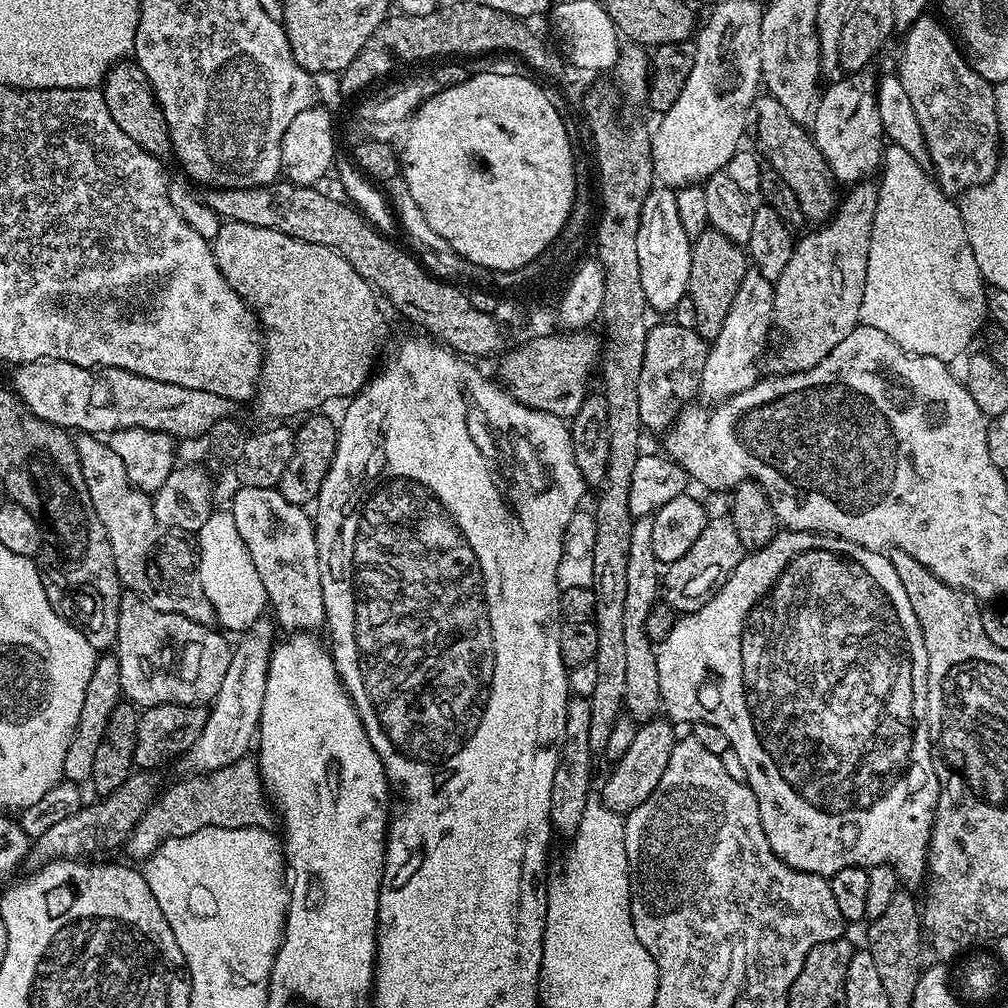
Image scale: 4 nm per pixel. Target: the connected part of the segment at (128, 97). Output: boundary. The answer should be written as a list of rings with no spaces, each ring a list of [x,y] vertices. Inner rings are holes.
[[[125,58],[108,71],[102,85],[106,110],[110,110],[110,118],[118,122],[118,126],[134,142],[150,154],[161,158],[171,157],[172,139],[166,126],[166,118],[162,114],[162,106],[156,101],[154,90],[150,86],[150,78],[131,59]]]

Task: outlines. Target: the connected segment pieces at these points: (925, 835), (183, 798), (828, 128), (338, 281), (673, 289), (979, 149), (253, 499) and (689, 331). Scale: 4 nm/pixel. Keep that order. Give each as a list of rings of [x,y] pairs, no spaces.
[[[791,530],[777,531],[774,539],[766,546],[749,551],[744,560],[739,562],[736,569],[725,577],[723,584],[709,600],[688,615],[681,615],[677,619],[674,630],[666,634],[666,638],[655,645],[656,661],[658,662],[658,690],[660,691],[660,703],[667,719],[677,725],[687,725],[689,722],[701,720],[710,722],[710,726],[718,726],[722,734],[726,734],[728,746],[738,754],[743,769],[746,770],[746,783],[752,789],[754,798],[758,798],[758,814],[762,818],[762,830],[766,830],[766,838],[770,842],[770,850],[778,854],[791,868],[797,872],[809,872],[825,878],[831,878],[835,872],[843,868],[873,868],[876,864],[889,864],[901,881],[908,884],[925,883],[928,871],[928,843],[932,837],[932,823],[936,817],[936,803],[940,793],[938,774],[934,774],[934,762],[932,761],[932,747],[928,737],[928,723],[926,722],[926,694],[928,693],[928,663],[926,662],[926,646],[922,642],[922,630],[918,626],[918,618],[914,618],[914,606],[910,606],[910,598],[906,598],[906,589],[902,587],[902,581],[898,578],[898,570],[894,570],[891,559],[884,552],[875,552],[844,540],[840,536],[830,536],[818,532],[793,532]]]
[[[245,758],[230,766],[222,766],[222,770],[190,774],[186,778],[170,785],[165,792],[163,789],[146,814],[142,814],[138,826],[134,826],[126,851],[136,862],[147,860],[158,846],[162,846],[162,842],[170,838],[182,838],[207,828],[268,828],[274,820],[255,759]]]
[[[832,84],[823,89],[814,112],[816,129],[810,135],[828,164],[828,170],[841,185],[852,186],[871,177],[881,167],[882,153],[886,147],[884,123],[878,114],[875,95],[863,92],[852,84]]]
[[[224,220],[221,223],[216,239],[211,241],[212,253],[218,262],[218,266],[222,270],[222,274],[228,279],[231,288],[236,289],[240,296],[246,297],[249,305],[258,313],[258,319],[263,328],[262,339],[264,341],[264,363],[260,369],[260,383],[256,386],[256,395],[254,397],[254,405],[264,416],[269,416],[269,421],[284,422],[287,416],[299,417],[301,414],[312,414],[323,406],[327,400],[336,400],[339,396],[343,398],[351,398],[357,392],[361,392],[365,384],[368,383],[374,372],[376,360],[376,347],[380,344],[380,327],[383,326],[384,320],[380,317],[380,308],[376,305],[378,301],[377,293],[371,284],[362,278],[362,274],[358,274],[358,270],[354,270],[354,266],[350,266],[350,262],[346,262],[346,258],[342,258],[342,254],[338,254],[332,248],[326,246],[318,246],[310,242],[302,242],[298,238],[290,238],[290,234],[282,234],[278,230],[266,230],[262,226],[254,226],[246,222],[234,222],[233,220]]]
[[[663,186],[653,187],[652,191],[646,194],[646,202],[642,202],[638,226],[638,270],[642,270],[642,291],[646,293],[646,302],[650,302],[657,314],[671,314],[680,299],[688,295],[692,246],[693,241],[689,239],[686,230],[682,230],[682,221],[678,219],[675,191]]]
[[[925,14],[903,33],[904,45],[900,48],[898,75],[902,86],[906,88],[906,95],[910,97],[911,105],[914,106],[914,114],[918,116],[922,138],[926,138],[934,180],[946,196],[956,198],[969,188],[986,183],[996,173],[996,165],[1000,163],[1000,127],[994,85],[972,69],[964,59],[964,53],[958,47],[953,33],[937,20],[932,14]]]
[[[237,487],[232,496],[230,511],[246,550],[250,550],[250,562],[262,578],[262,586],[268,595],[268,604],[276,610],[274,620],[285,633],[311,633],[312,628],[323,629],[324,603],[322,602],[322,574],[318,566],[318,542],[313,517],[308,516],[301,505],[286,502],[279,487]]]
[[[657,322],[657,324],[652,327],[650,334],[646,338],[646,342],[644,343],[642,374],[640,375],[640,381],[638,382],[638,398],[640,399],[640,423],[645,429],[653,428],[654,431],[661,431],[660,433],[663,433],[665,430],[671,428],[674,423],[674,411],[672,412],[672,407],[674,407],[675,404],[680,404],[679,406],[687,405],[689,401],[691,401],[688,399],[690,399],[692,395],[697,395],[698,389],[700,387],[700,375],[702,374],[703,366],[706,363],[709,347],[709,341],[703,340],[702,337],[696,333],[695,328],[683,328],[682,326],[678,326],[677,324],[671,322],[665,322],[665,324],[664,322]]]

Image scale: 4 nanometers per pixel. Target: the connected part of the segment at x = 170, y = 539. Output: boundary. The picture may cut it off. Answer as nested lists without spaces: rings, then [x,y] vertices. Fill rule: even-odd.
[[[80,434],[75,437],[78,462],[82,466],[82,478],[86,482],[86,490],[90,490],[90,502],[94,502],[94,511],[106,530],[106,538],[110,538],[110,550],[114,554],[114,566],[121,585],[127,591],[135,592],[154,610],[182,614],[199,624],[209,626],[217,623],[216,611],[212,608],[210,598],[202,590],[198,571],[198,556],[187,544],[183,535],[163,528],[152,509],[153,497],[146,492],[133,488],[126,478],[126,466],[122,466],[122,458],[110,450],[110,446],[99,435]]]

